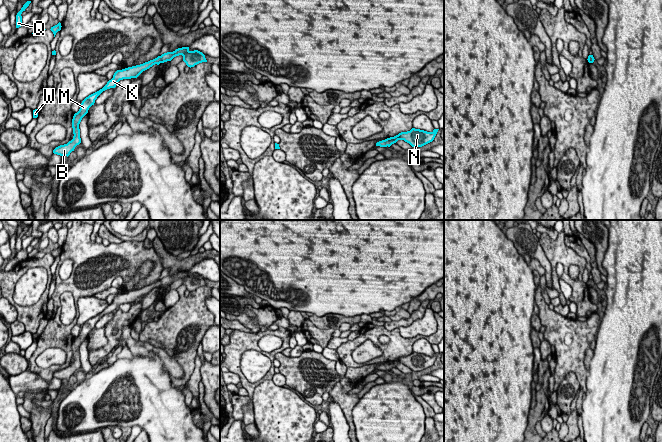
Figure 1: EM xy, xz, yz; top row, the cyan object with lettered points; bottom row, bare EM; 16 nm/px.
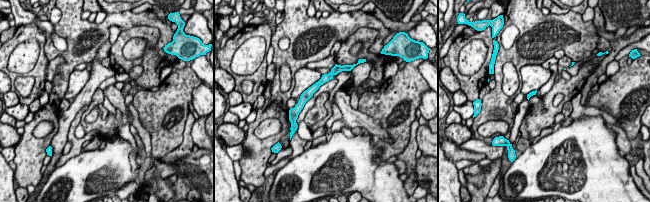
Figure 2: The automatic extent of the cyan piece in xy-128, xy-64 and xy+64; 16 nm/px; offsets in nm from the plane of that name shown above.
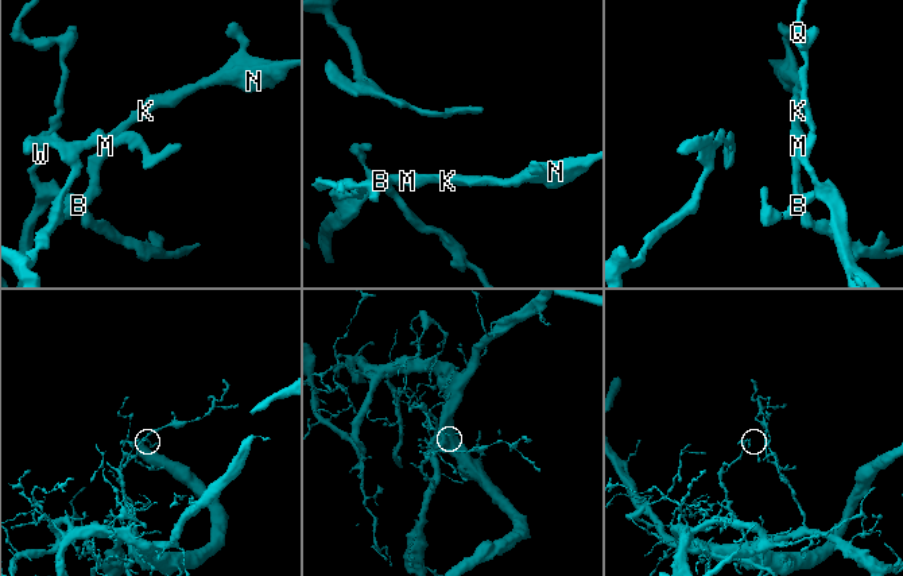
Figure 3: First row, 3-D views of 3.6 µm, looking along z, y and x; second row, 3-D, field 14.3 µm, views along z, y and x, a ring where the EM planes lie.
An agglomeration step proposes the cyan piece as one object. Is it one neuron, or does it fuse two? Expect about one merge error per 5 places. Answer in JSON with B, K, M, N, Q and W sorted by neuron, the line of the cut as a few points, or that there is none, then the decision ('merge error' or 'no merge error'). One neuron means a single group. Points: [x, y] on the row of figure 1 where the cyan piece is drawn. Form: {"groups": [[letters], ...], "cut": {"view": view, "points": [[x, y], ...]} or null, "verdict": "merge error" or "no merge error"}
{"groups": [["B", "K", "M", "N", "Q", "W"]], "cut": null, "verdict": "no merge error"}

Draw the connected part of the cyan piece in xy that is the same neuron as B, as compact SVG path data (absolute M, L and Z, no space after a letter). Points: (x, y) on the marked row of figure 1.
M182 47L176 49L173 52L164 53L161 56L158 56L157 58L145 62L143 64L128 67L122 70L117 70L114 73L113 78L109 80L102 89L89 95L82 101L79 111L74 114L72 119L72 128L74 134L73 139L69 141L67 144L56 147L53 150L53 153L60 156L68 157L70 153L74 151L75 147L81 143L79 124L82 118L88 113L89 108L92 105L94 105L95 100L103 91L110 88L115 88L116 84L120 80L137 78L143 71L149 69L153 65L155 64L159 65L160 63L171 61L174 57L179 55L183 56L183 61L190 68L194 67L199 63L207 62L205 55L202 52L198 50L190 51L189 47Z

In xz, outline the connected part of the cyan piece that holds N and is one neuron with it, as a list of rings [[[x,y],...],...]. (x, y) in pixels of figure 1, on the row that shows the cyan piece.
[[[412,128],[410,131],[401,132],[394,137],[390,137],[385,140],[379,141],[376,143],[376,146],[390,147],[398,140],[404,140],[405,142],[409,143],[412,147],[422,147],[434,140],[438,130],[439,129],[434,129],[432,132],[427,132],[424,130]]]

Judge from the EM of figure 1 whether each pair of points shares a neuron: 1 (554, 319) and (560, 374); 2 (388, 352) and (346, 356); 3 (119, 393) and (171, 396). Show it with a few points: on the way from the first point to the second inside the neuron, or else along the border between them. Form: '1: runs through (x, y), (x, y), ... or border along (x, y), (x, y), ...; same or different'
1: runs through (556, 333), (561, 348), (561, 360); same
2: runs through (377, 342), (372, 337), (363, 337), (353, 345); same
3: runs through (132, 393), (141, 393), (144, 396), (158, 396); same

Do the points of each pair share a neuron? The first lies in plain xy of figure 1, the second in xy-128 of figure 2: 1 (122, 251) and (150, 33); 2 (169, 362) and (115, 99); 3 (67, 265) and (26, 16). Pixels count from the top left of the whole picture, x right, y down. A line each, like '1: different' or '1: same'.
1: different
2: same
3: same

